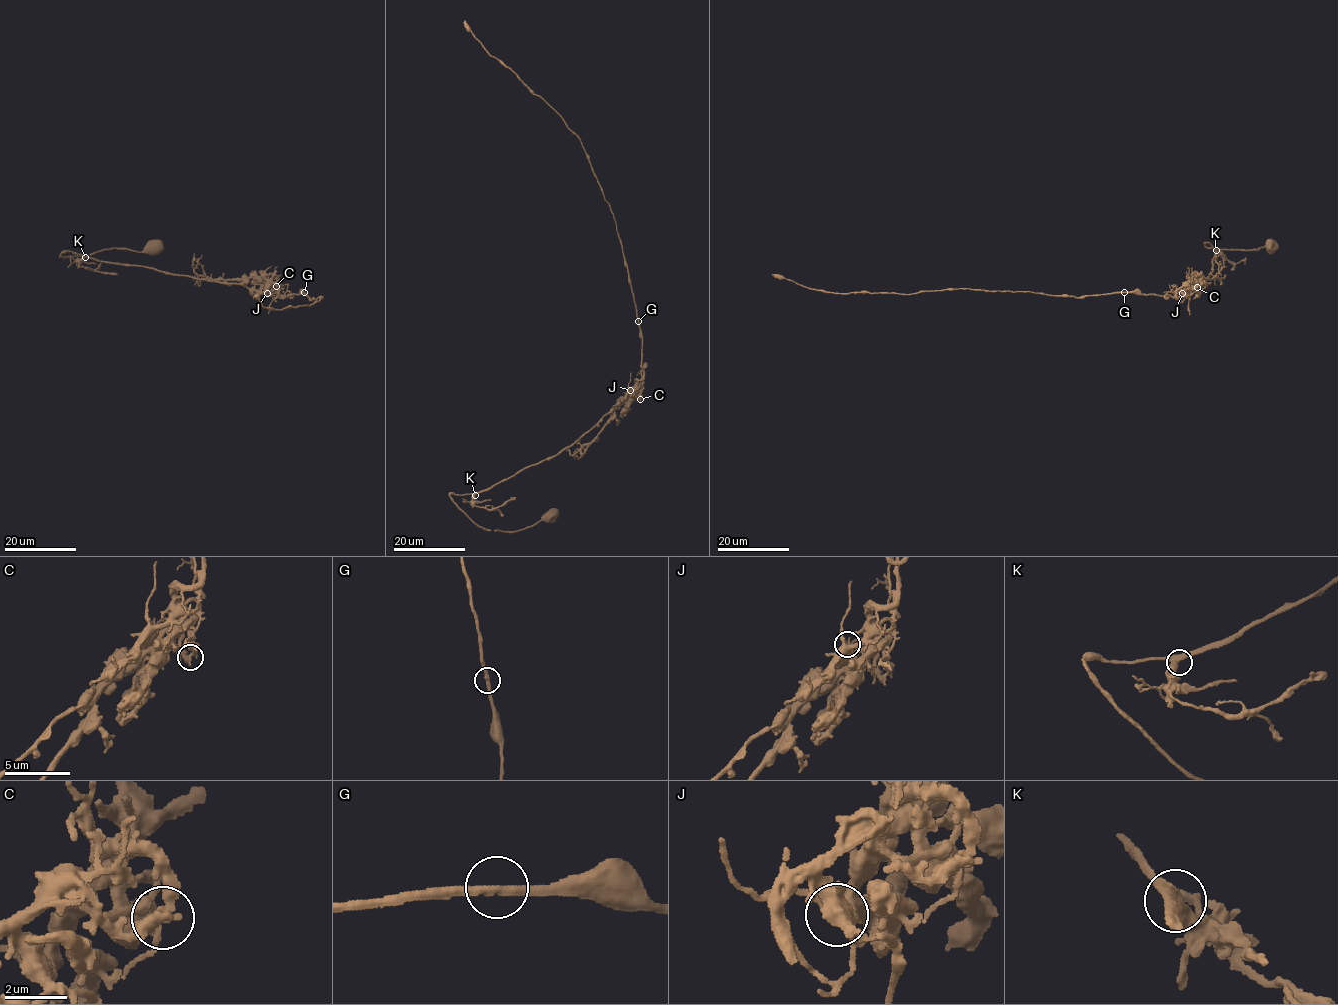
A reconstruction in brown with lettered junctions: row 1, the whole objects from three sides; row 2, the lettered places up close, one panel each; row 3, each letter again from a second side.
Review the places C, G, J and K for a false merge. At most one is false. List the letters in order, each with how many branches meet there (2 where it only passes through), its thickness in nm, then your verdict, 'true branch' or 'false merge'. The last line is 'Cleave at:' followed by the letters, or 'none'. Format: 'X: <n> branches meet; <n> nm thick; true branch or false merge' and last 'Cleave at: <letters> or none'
C: 2 branches meet; 400 nm thick; true branch
G: 2 branches meet; 280 nm thick; true branch
J: 3 branches meet; 400 nm thick; true branch
K: 3 branches meet; 400 nm thick; true branch
Cleave at: none

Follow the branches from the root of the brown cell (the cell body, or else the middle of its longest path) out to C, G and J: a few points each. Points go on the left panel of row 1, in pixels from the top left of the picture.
C: (149, 247), (60, 255), (71, 251), (101, 261), (235, 283), (276, 278), (276, 286)
G: (149, 247), (60, 255), (71, 251), (101, 261), (235, 283), (263, 277), (277, 283), (282, 298), (304, 292)
J: (149, 247), (60, 255), (71, 251), (101, 261), (235, 283), (262, 277), (268, 282), (267, 293)

